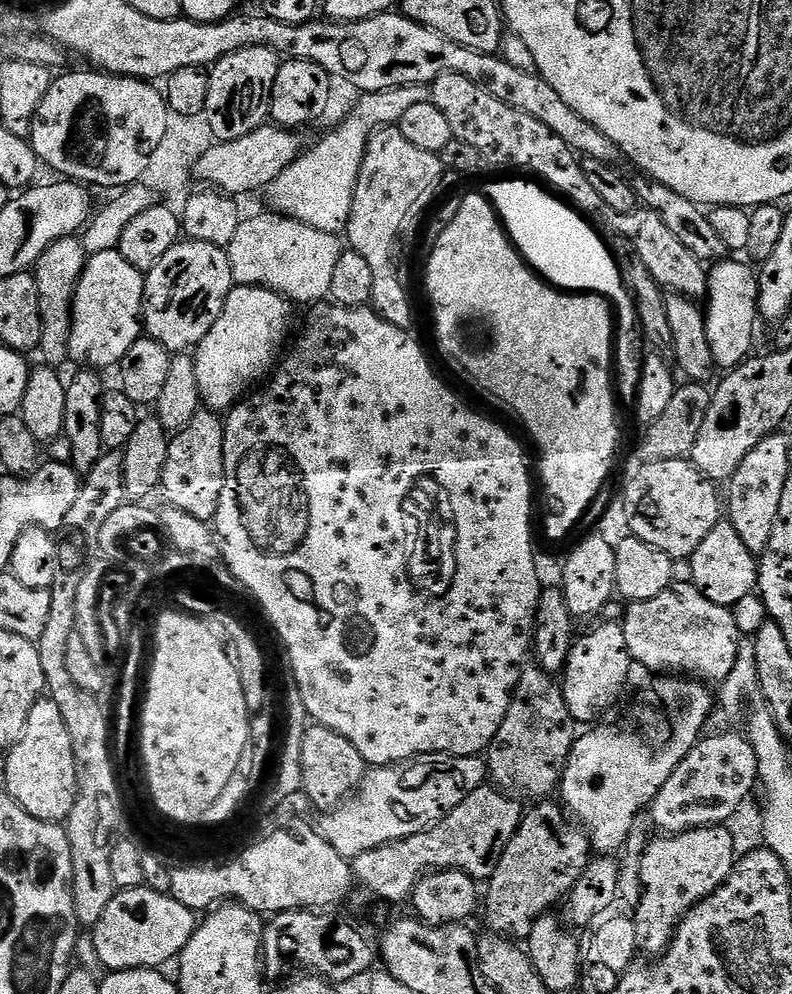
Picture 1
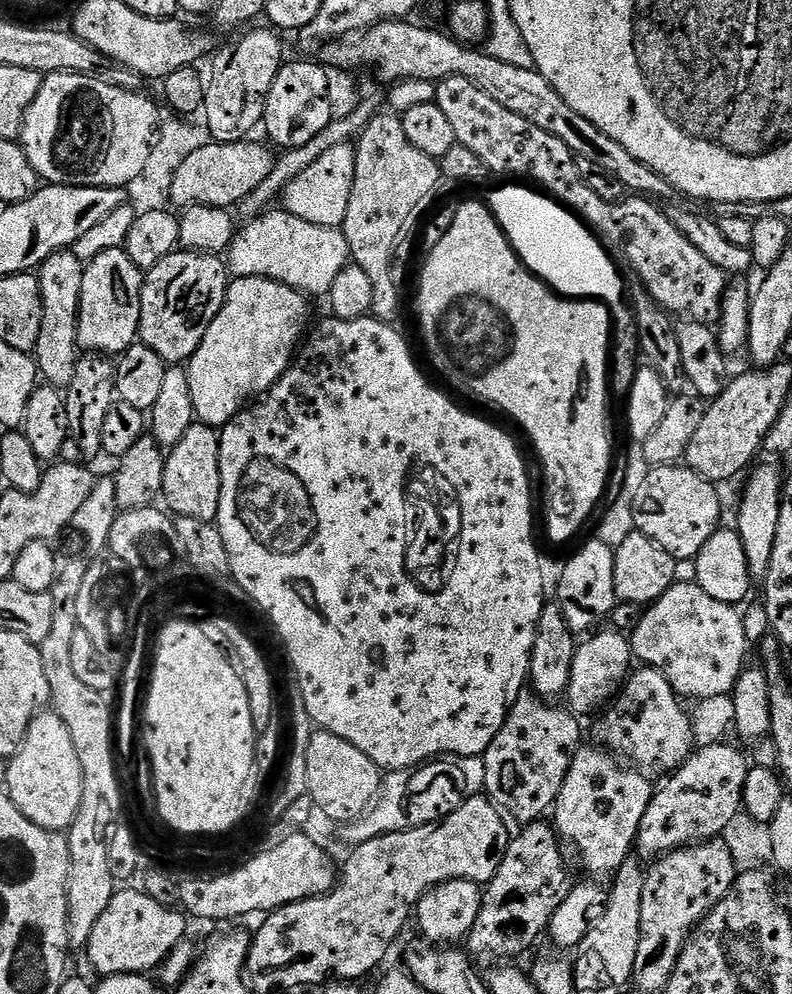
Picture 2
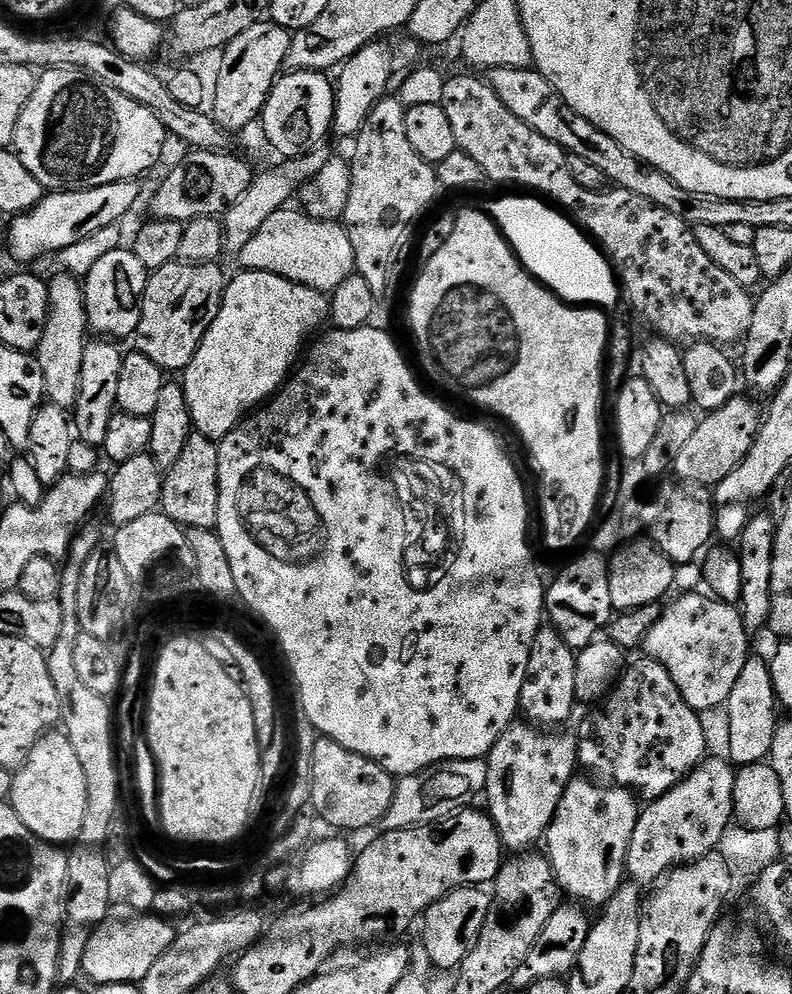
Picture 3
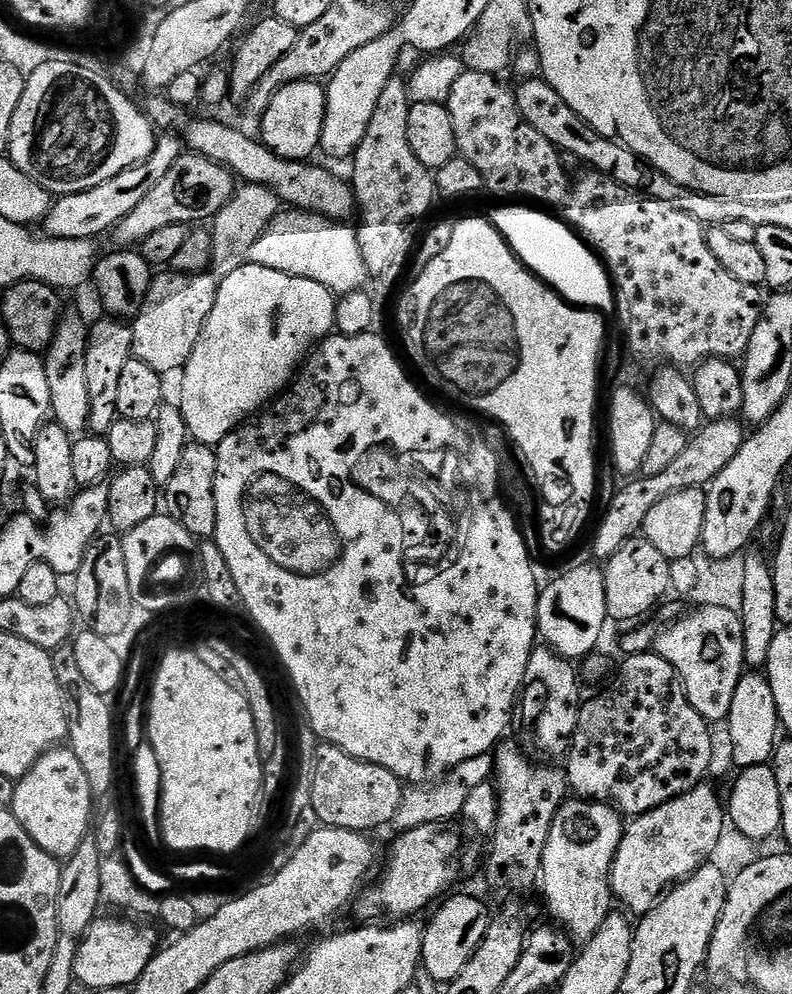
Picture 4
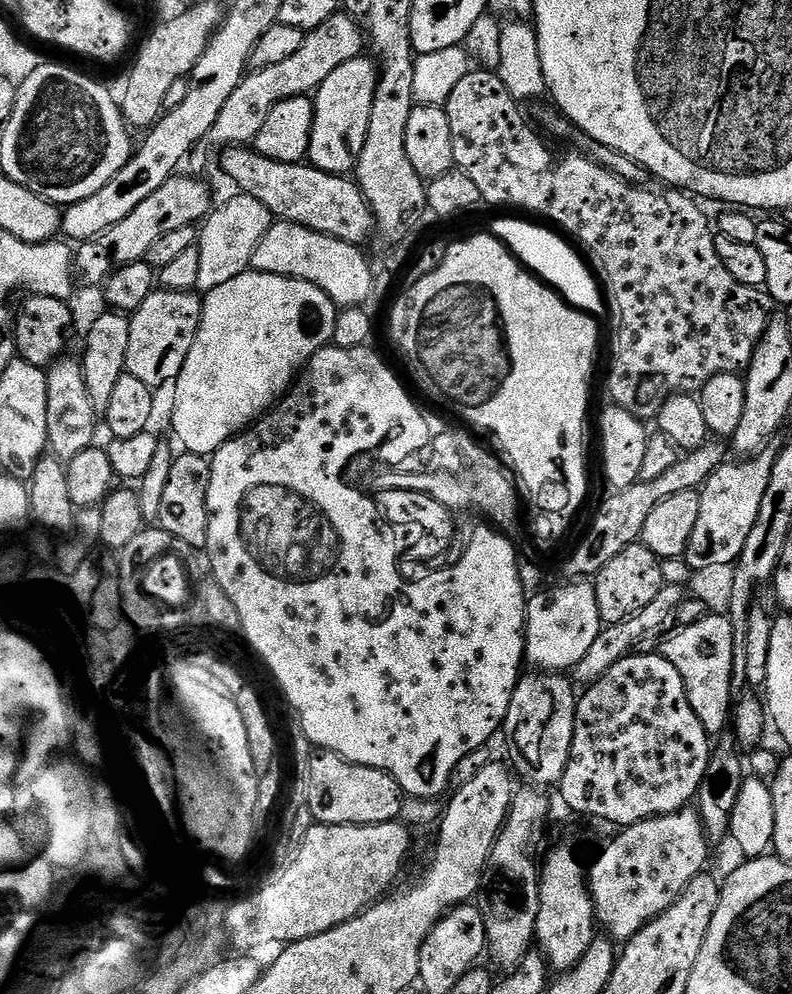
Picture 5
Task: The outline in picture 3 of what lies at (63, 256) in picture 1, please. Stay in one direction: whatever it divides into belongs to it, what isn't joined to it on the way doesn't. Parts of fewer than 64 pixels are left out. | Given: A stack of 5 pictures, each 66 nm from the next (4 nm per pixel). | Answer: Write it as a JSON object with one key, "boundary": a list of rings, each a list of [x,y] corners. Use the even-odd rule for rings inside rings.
{"boundary":[[[65,270],[57,273],[53,280],[47,281],[48,321],[42,342],[38,342],[34,355],[38,366],[42,366],[45,397],[53,404],[72,410],[76,407],[82,382],[82,350],[89,339],[90,329],[81,277],[73,276]]]}

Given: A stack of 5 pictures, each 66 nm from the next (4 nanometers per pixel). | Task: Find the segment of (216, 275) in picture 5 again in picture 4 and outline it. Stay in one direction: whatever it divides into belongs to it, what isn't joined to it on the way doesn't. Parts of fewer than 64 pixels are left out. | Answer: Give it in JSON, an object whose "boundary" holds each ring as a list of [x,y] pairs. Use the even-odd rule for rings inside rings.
{"boundary":[[[244,184],[232,193],[230,202],[222,206],[222,210],[210,221],[212,233],[212,267],[217,277],[223,278],[234,274],[243,264],[249,263],[249,256],[254,244],[262,238],[262,234],[271,222],[282,211],[282,202],[272,191],[261,184]]]}

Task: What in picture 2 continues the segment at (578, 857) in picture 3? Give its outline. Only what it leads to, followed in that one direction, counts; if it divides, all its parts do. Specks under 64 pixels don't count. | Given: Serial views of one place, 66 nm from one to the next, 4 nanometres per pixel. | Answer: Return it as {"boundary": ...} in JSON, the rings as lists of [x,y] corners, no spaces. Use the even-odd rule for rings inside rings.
{"boundary":[[[581,747],[570,762],[569,773],[562,782],[561,792],[554,805],[554,827],[565,841],[576,847],[580,860],[589,868],[589,873],[607,874],[615,873],[626,858],[633,855],[636,835],[642,826],[642,818],[646,814],[646,806],[650,806],[654,784],[647,780],[643,771],[632,766],[625,766],[613,753],[599,747]]]}

